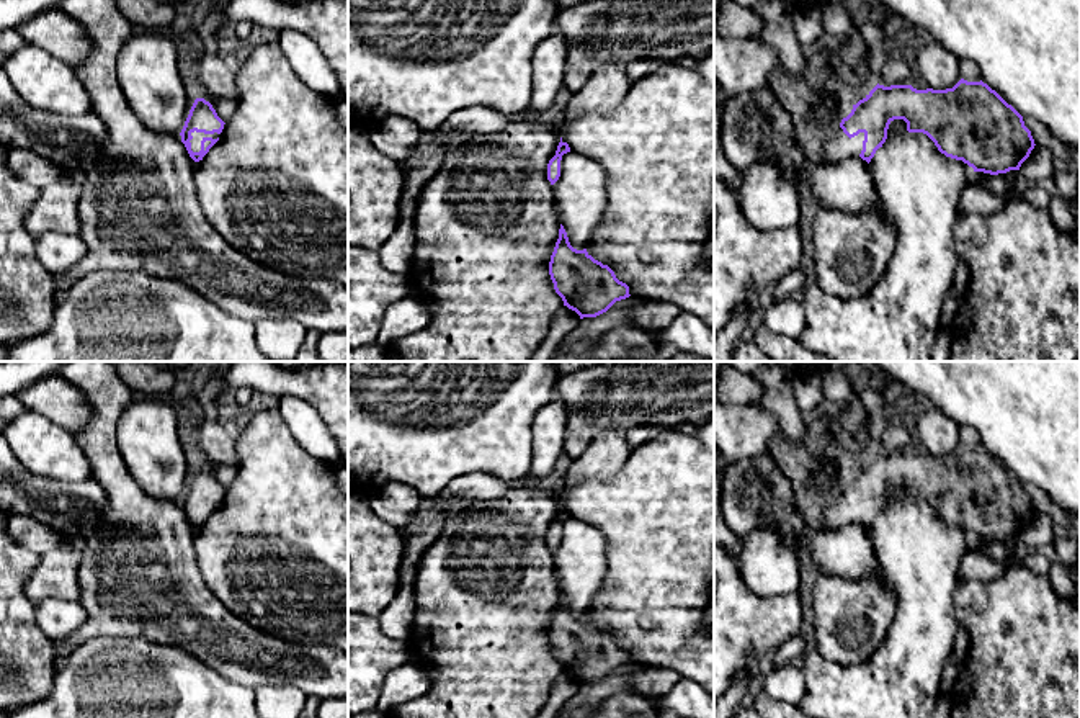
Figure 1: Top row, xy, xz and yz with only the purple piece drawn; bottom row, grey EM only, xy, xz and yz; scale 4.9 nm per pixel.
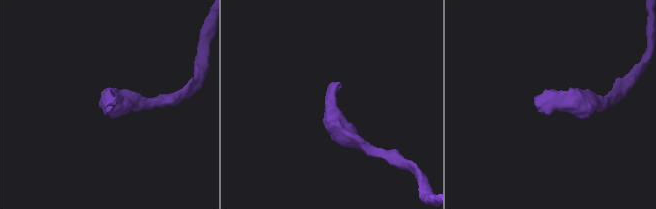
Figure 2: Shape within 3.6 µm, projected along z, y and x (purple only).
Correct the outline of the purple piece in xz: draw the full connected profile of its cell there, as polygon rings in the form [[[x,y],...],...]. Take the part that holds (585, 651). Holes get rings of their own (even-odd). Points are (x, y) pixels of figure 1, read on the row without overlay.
[[[560,590],[559,605],[549,628],[549,641],[564,672],[580,685],[606,679],[616,667],[629,664],[629,653],[614,638],[595,626],[587,615],[570,612]]]

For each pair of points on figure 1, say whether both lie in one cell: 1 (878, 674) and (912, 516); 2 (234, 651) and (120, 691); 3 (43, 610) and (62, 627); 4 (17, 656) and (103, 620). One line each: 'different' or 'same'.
1: same
2: different
3: same
4: different

